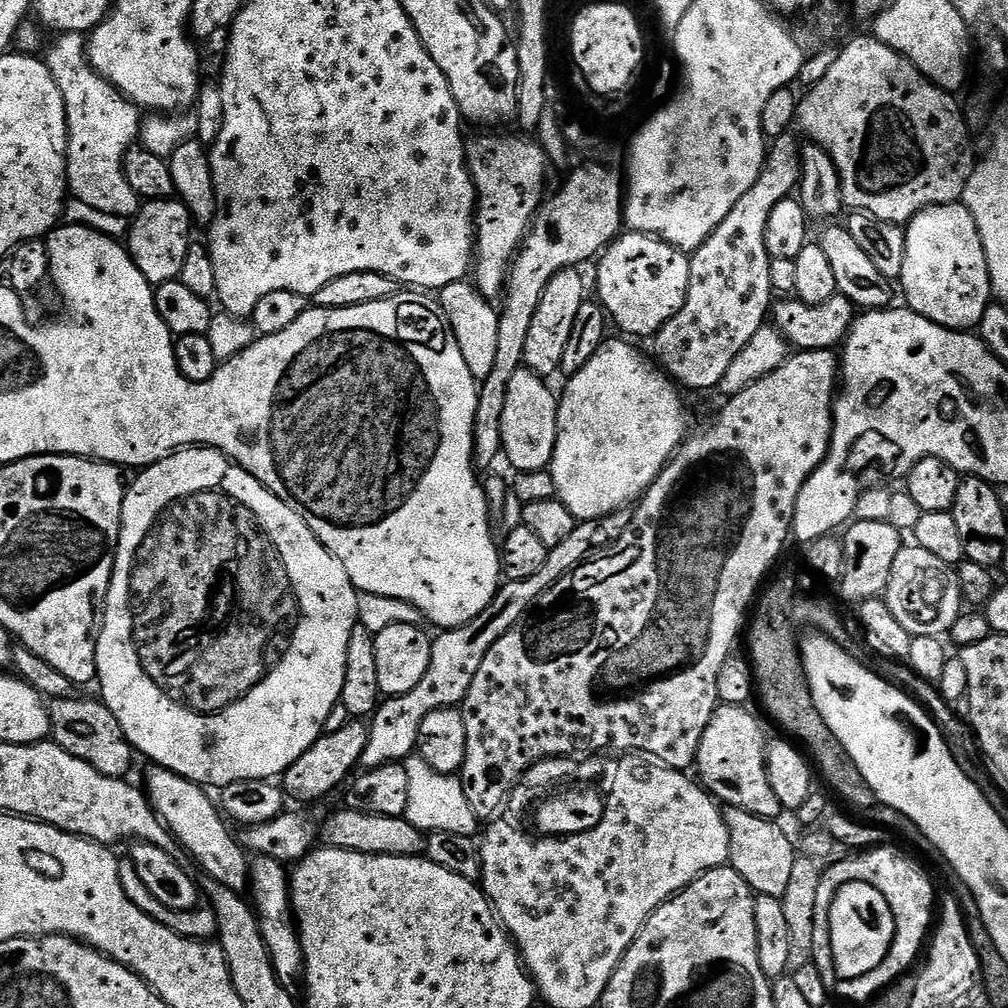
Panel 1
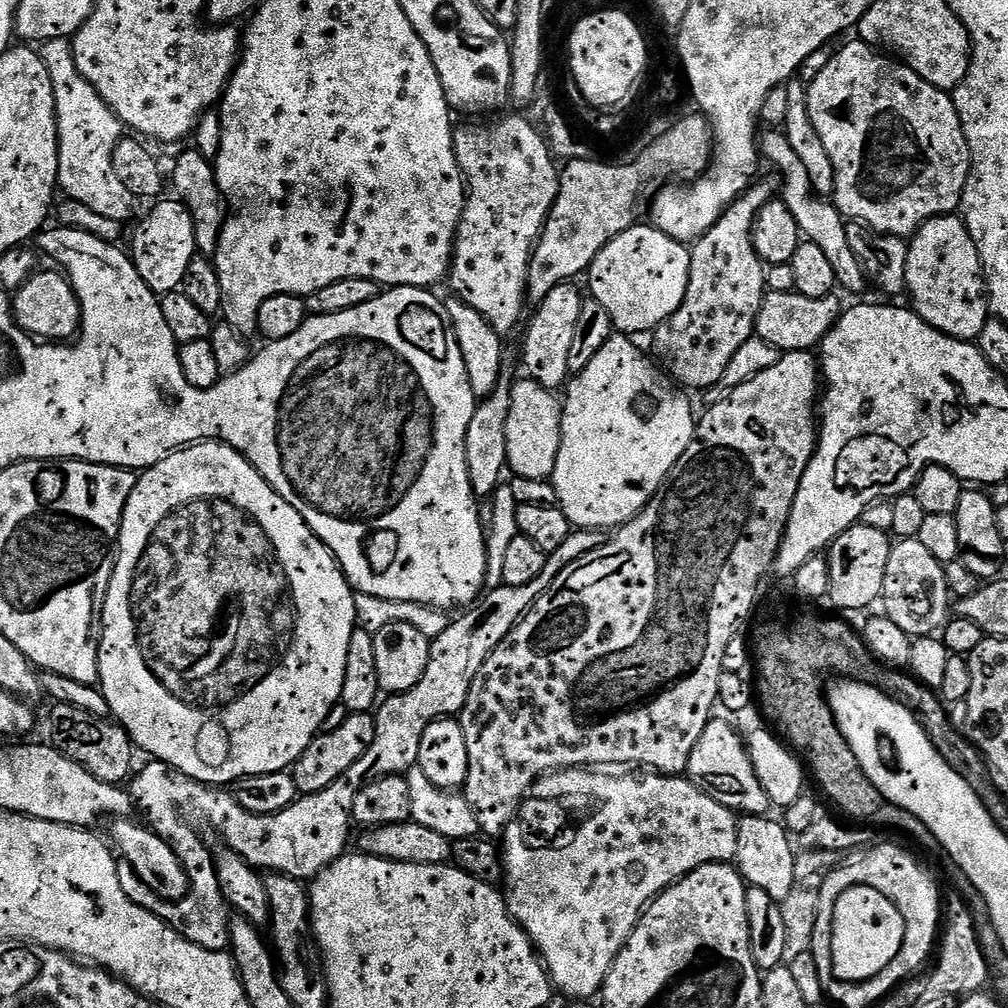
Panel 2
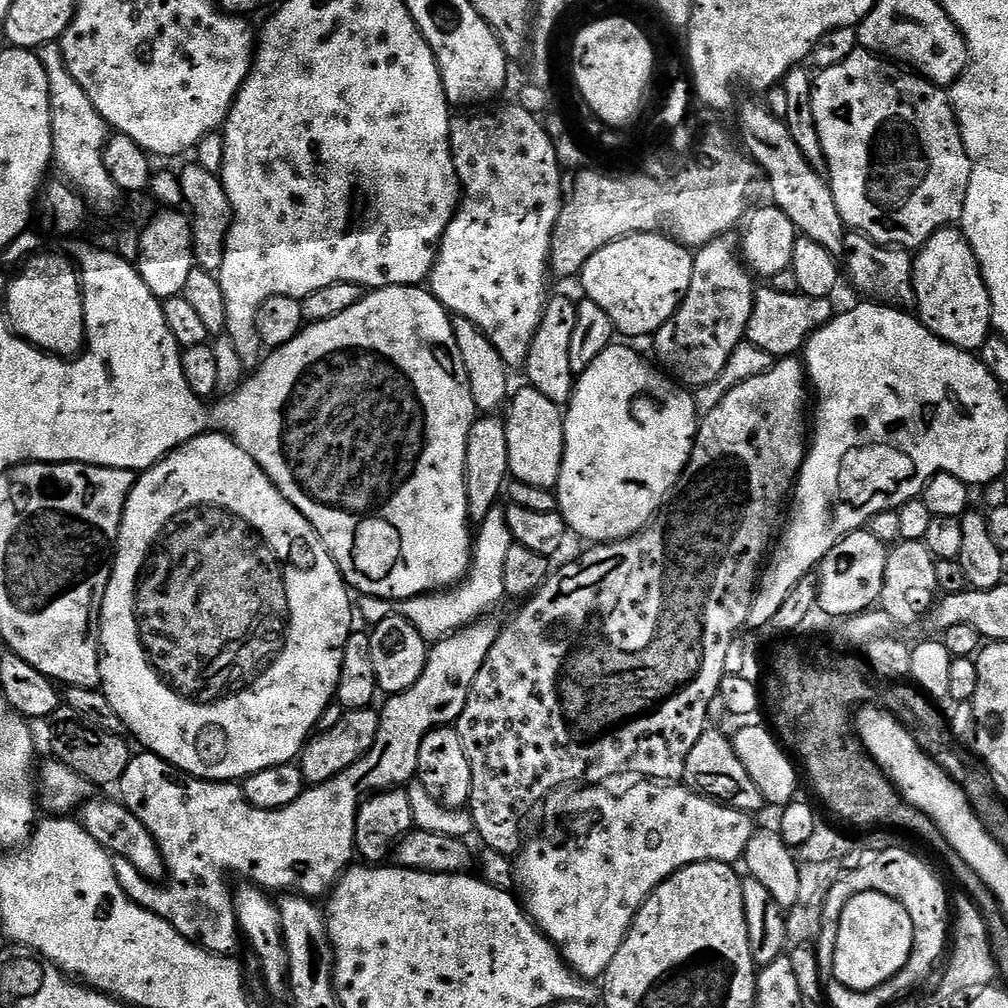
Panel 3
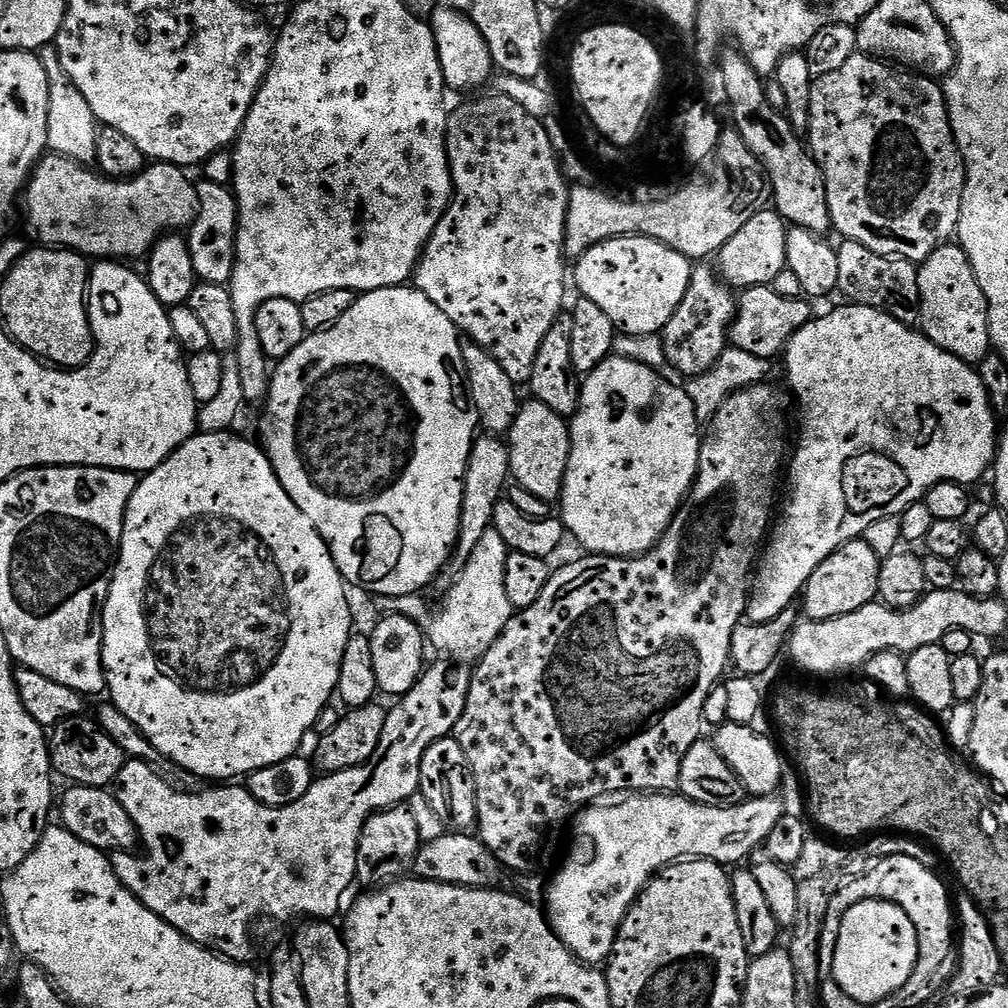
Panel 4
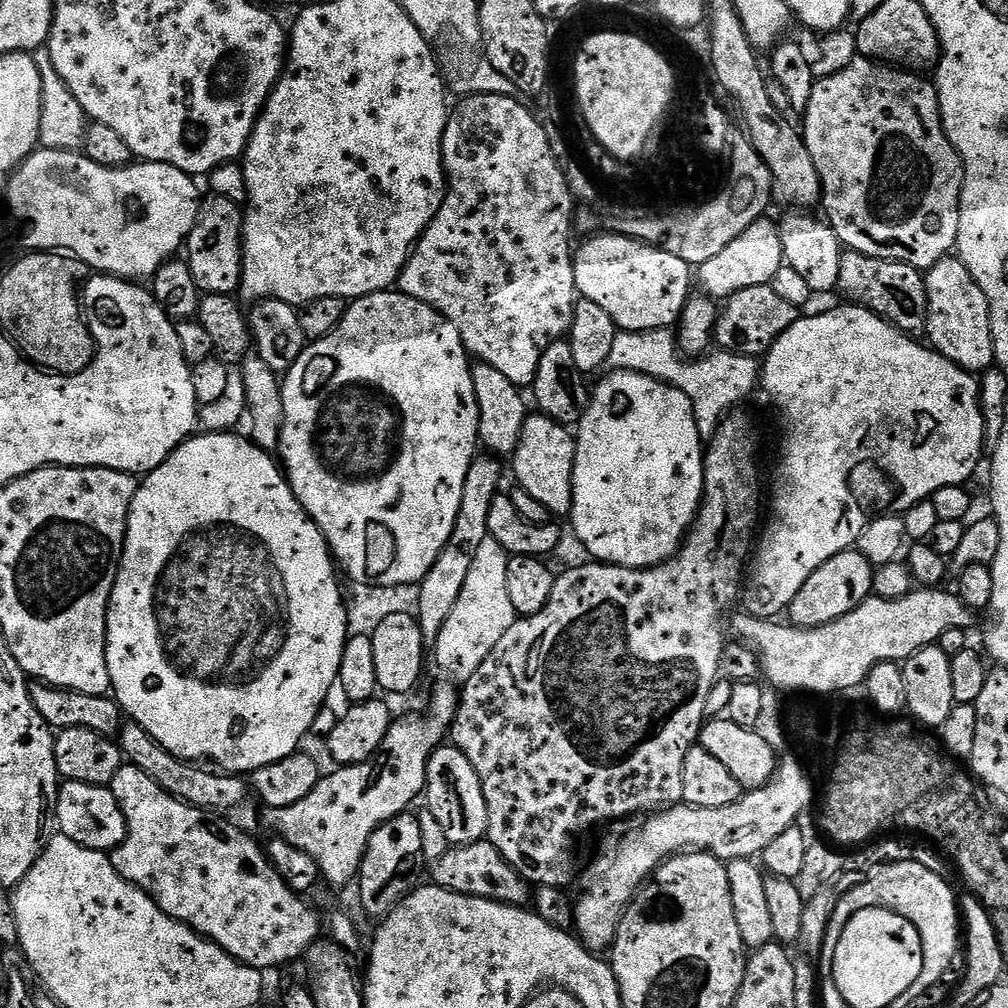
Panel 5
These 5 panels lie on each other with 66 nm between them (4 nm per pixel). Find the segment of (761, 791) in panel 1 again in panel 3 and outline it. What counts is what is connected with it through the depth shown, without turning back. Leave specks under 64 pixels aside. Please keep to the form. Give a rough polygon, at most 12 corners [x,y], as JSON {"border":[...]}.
{"border":[[731,739],[694,742],[683,783],[725,808],[765,807]]}

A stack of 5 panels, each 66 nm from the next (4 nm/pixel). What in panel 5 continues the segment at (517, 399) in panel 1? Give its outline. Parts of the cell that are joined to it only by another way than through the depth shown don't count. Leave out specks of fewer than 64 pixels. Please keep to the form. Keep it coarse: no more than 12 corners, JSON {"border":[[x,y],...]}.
{"border":[[529,414],[515,483],[553,517],[572,511],[576,437]]}

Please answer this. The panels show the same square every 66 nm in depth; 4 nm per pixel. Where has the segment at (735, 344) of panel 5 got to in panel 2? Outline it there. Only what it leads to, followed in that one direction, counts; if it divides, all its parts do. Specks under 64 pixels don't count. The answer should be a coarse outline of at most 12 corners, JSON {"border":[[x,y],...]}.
{"border":[[765,291],[755,335],[812,352],[840,321],[839,295]]}

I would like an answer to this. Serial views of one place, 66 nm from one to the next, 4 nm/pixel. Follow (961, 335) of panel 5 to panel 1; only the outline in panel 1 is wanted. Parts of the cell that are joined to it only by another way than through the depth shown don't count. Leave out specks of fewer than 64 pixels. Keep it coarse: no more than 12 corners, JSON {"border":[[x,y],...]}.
{"border":[[963,202],[909,220],[907,307],[955,332],[993,303]]}

